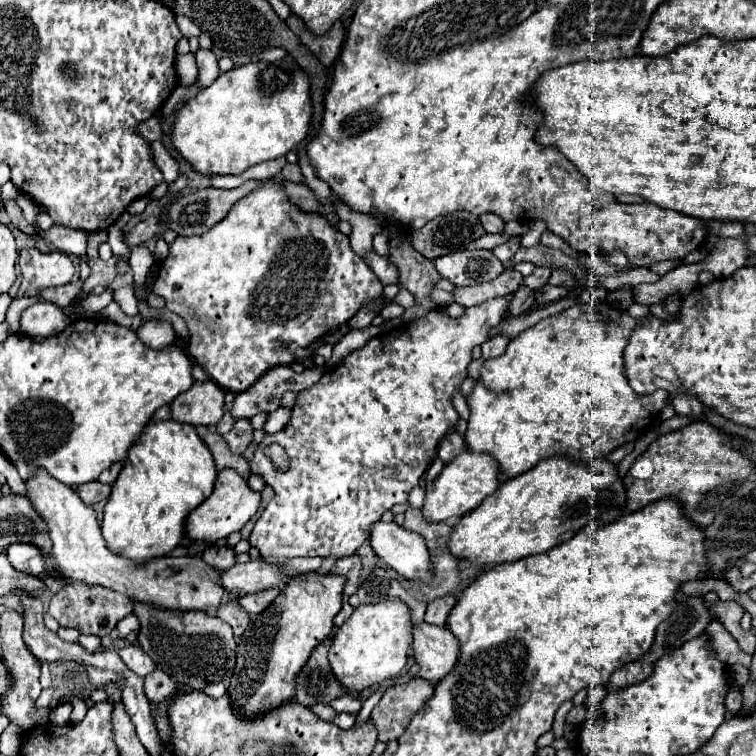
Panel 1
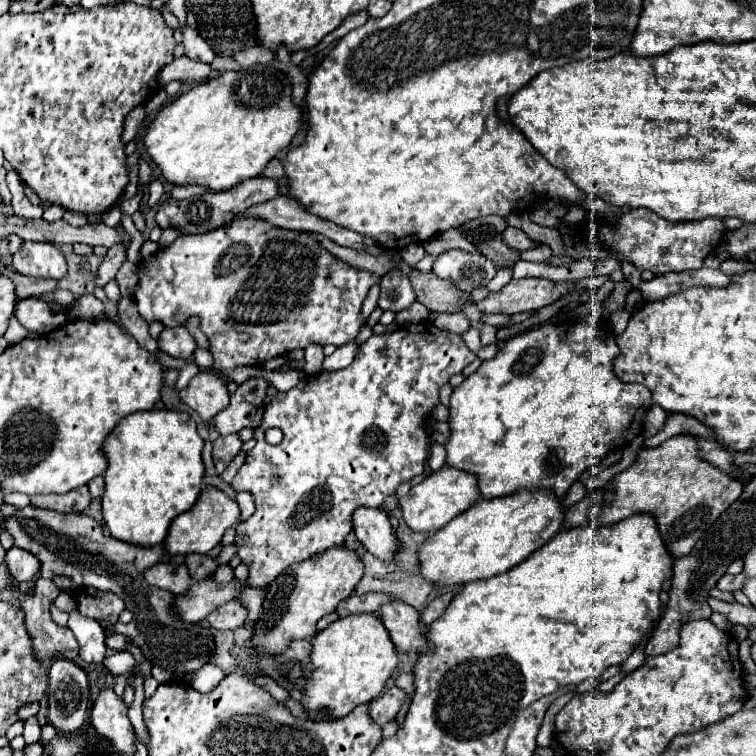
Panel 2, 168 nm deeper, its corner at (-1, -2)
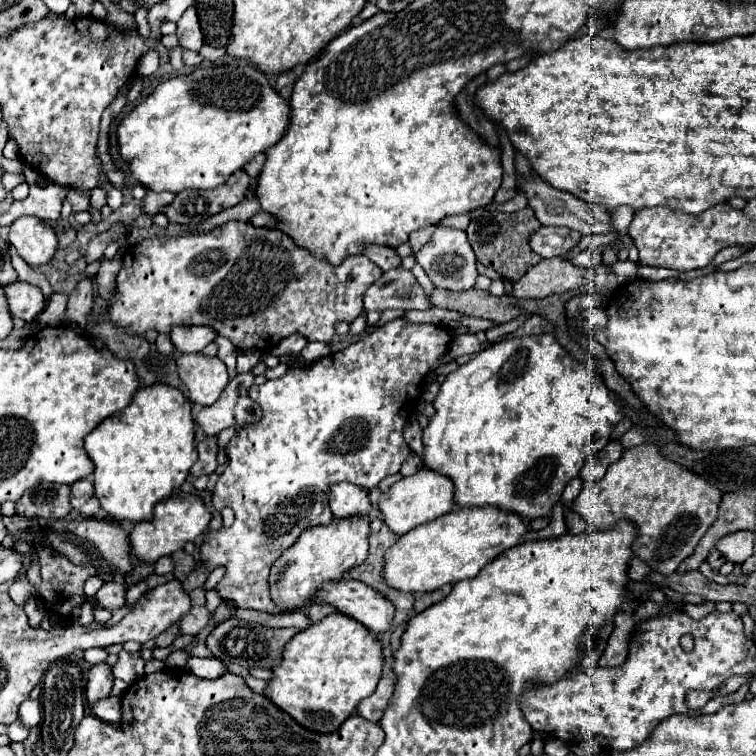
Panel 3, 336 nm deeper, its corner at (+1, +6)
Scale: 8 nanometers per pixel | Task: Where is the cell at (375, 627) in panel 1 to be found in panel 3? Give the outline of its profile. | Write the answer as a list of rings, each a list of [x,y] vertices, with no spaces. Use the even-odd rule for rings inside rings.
[[[331,613],[325,619],[313,623],[305,631],[299,631],[285,647],[283,661],[279,667],[273,667],[275,677],[269,681],[265,695],[283,711],[287,711],[299,725],[311,727],[313,731],[337,731],[339,725],[353,713],[357,703],[369,697],[383,671],[383,653],[381,643],[363,623],[351,619],[345,613]]]

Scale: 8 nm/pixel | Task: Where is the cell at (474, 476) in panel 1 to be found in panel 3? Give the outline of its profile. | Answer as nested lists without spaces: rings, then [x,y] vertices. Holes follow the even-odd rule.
[[[421,469],[415,475],[393,483],[391,489],[383,493],[379,499],[383,521],[387,523],[387,527],[391,527],[391,531],[399,535],[409,533],[411,529],[449,513],[453,507],[455,507],[455,485],[447,475],[439,475],[437,471],[431,469]]]

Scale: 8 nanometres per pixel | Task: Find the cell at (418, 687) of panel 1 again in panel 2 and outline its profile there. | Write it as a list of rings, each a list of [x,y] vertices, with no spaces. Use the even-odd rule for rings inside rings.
[[[397,686],[383,693],[381,696],[373,699],[369,703],[369,717],[377,723],[377,725],[385,725],[391,719],[395,719],[397,711],[401,709],[403,701],[405,701],[406,694]]]

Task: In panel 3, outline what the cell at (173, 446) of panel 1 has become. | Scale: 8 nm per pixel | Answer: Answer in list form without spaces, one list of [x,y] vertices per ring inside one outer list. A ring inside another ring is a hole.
[[[161,383],[139,389],[125,409],[111,415],[85,437],[85,451],[95,463],[95,497],[99,499],[101,507],[117,521],[151,521],[155,505],[167,501],[185,483],[189,469],[197,461],[191,405],[179,389]]]

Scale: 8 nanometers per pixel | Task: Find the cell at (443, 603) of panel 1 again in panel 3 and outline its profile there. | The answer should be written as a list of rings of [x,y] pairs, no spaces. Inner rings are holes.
[[[437,589],[437,591],[433,591],[433,593],[423,593],[423,595],[417,595],[417,601],[415,601],[415,611],[417,611],[417,613],[421,613],[421,611],[425,611],[427,607],[431,607],[433,603],[441,601],[443,597],[445,597],[445,593],[443,593],[441,589]]]

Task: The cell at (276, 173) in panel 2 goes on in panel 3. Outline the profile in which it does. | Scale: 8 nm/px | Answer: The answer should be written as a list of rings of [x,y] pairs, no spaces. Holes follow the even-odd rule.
[[[265,153],[257,155],[257,157],[249,163],[247,173],[249,173],[253,179],[257,179],[257,177],[259,177],[259,173],[261,173],[261,169],[263,169],[263,165],[265,165],[265,161],[267,161],[267,155],[265,155]]]

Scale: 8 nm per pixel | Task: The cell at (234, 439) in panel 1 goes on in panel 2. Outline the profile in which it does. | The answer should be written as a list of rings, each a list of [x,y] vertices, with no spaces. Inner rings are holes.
[[[225,435],[213,443],[213,463],[219,475],[225,471],[229,461],[239,453],[239,449],[241,449],[239,435]]]

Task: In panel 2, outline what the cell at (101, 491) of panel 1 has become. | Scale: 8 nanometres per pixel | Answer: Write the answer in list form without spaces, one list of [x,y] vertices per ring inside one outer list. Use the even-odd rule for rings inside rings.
[[[77,487],[63,495],[33,495],[31,497],[33,507],[61,511],[61,513],[83,513],[89,507],[89,503],[91,503],[91,497],[87,487]]]

